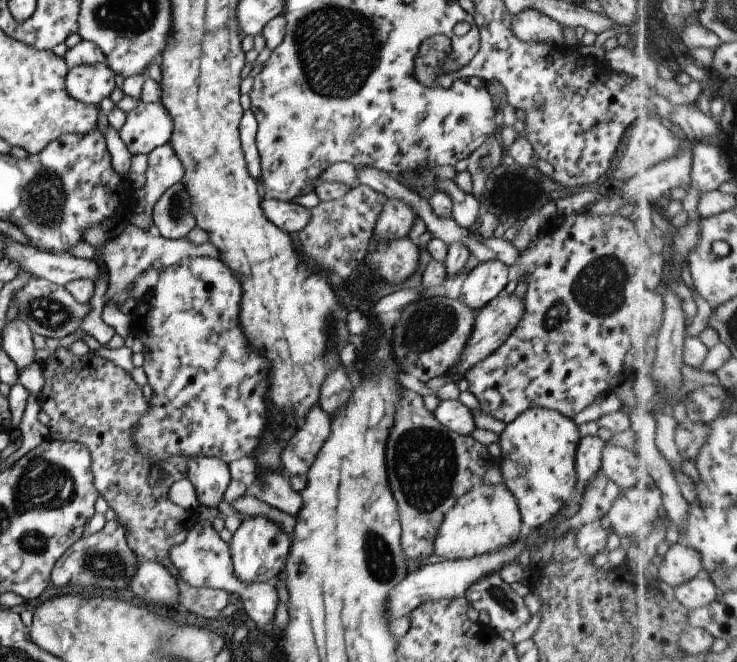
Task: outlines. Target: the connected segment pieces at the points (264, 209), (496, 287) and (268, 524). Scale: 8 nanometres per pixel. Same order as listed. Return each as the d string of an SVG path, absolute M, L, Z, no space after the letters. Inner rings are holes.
M272 199L260 200L261 213L277 229L288 234L299 233L310 218L310 210L302 208L291 201Z
M501 262L479 263L463 280L457 299L469 309L479 310L505 289L511 276L510 268Z
M264 515L247 516L228 543L234 576L241 583L272 582L284 570L290 549L290 538L279 525Z

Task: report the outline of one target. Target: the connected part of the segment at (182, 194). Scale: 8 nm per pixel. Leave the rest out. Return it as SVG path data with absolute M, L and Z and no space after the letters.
M182 181L169 186L154 203L150 217L153 230L165 239L185 239L196 227L190 203L189 194Z

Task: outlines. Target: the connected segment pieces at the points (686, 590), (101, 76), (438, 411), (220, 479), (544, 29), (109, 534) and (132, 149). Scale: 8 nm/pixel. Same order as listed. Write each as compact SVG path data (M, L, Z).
M698 575L676 588L676 598L689 610L709 607L718 598L717 588L709 576Z
M103 63L78 65L68 68L64 88L74 100L98 105L116 88L114 73Z
M444 399L432 411L432 416L449 431L469 435L476 428L471 413L459 400Z
M214 457L186 459L186 479L193 486L199 505L216 507L230 481L227 464Z
M526 8L512 16L513 35L521 41L542 41L553 45L564 45L561 25L545 14Z
M115 520L105 523L97 533L82 538L61 554L51 568L51 584L57 588L77 584L97 585L104 591L127 589L138 559L128 548L124 537L125 530Z
M142 105L126 114L124 124L118 131L118 136L131 157L137 154L147 156L151 150L168 144L172 131L173 122L171 116L162 105Z

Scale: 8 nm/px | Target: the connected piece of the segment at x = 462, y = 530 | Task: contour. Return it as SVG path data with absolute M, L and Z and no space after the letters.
M480 483L464 493L444 515L432 541L431 554L443 561L471 559L513 543L522 530L516 501L509 490L502 483Z

